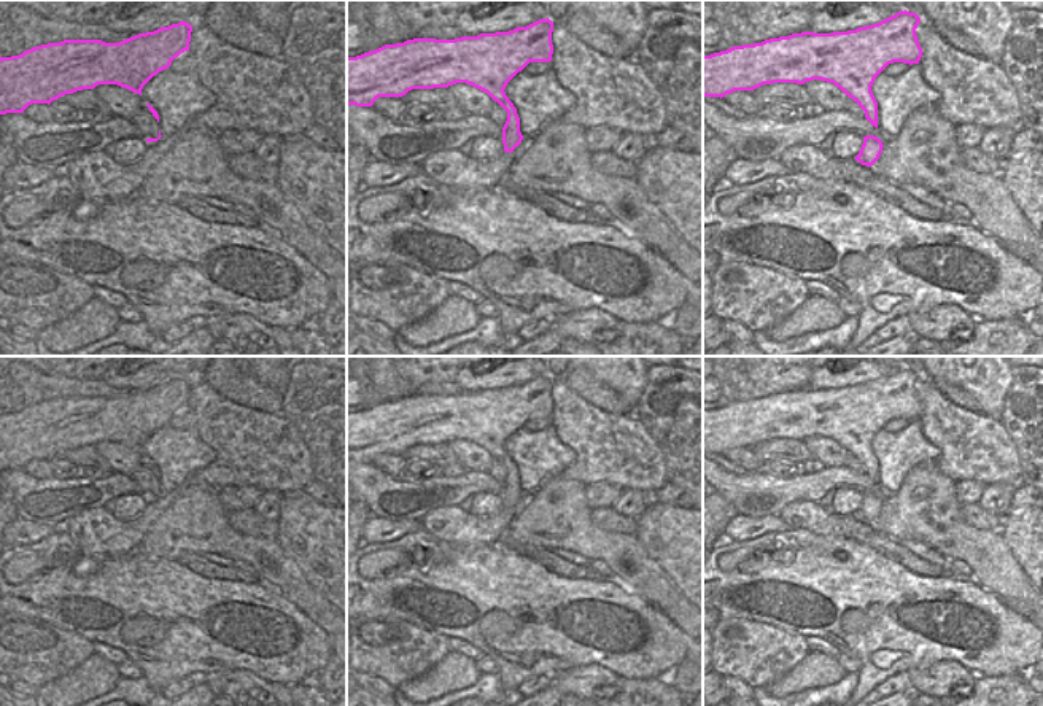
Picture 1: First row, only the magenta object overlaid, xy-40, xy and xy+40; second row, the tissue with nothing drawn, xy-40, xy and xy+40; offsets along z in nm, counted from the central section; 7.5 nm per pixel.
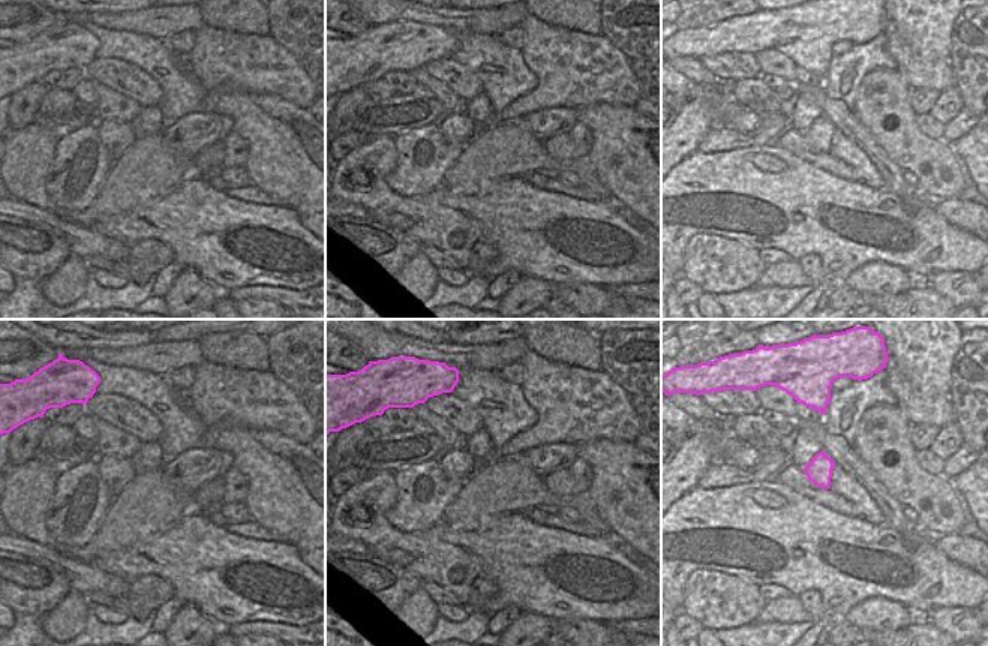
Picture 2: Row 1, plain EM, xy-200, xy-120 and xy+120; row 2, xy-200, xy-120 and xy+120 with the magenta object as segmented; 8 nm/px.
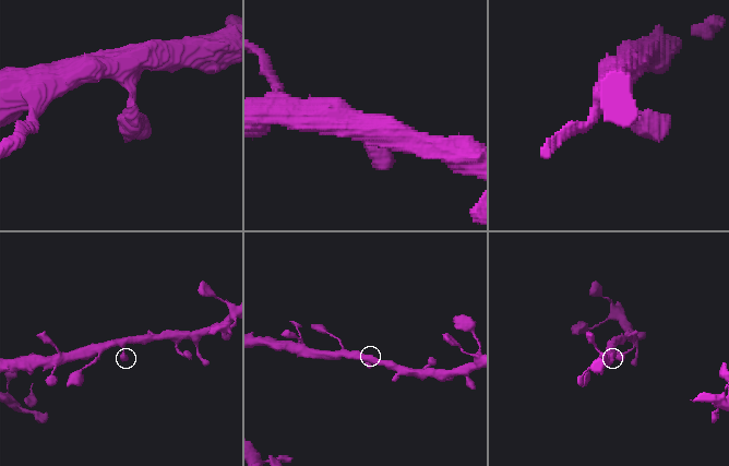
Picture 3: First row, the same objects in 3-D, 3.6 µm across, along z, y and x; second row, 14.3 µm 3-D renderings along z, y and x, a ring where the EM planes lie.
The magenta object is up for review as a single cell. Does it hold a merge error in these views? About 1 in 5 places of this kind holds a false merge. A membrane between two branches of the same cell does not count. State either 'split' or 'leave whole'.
leave whole

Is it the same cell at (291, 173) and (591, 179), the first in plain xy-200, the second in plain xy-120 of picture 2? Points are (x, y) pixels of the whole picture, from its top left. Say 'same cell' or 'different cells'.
different cells

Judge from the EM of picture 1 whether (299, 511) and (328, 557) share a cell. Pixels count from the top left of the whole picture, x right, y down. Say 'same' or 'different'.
same

